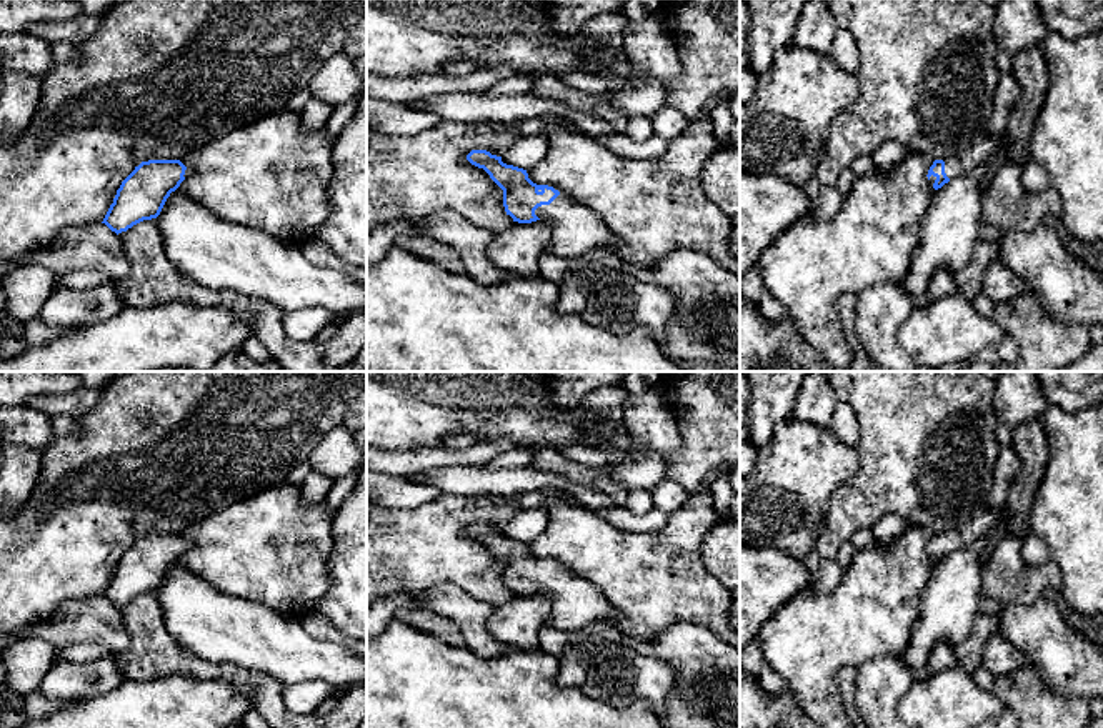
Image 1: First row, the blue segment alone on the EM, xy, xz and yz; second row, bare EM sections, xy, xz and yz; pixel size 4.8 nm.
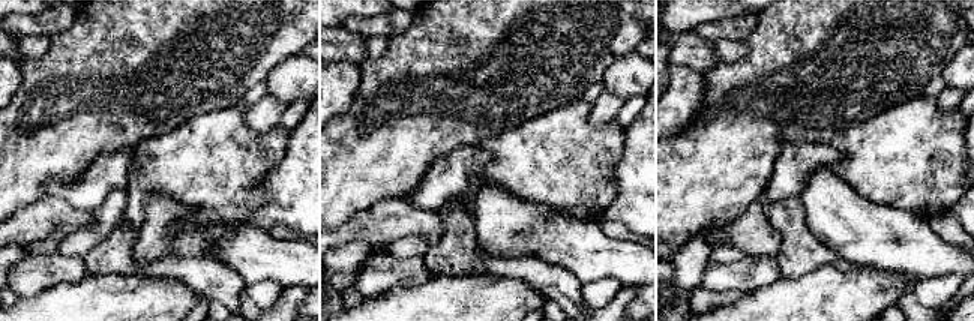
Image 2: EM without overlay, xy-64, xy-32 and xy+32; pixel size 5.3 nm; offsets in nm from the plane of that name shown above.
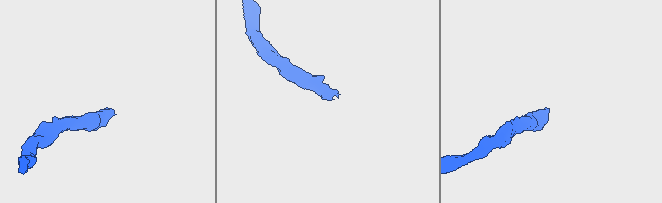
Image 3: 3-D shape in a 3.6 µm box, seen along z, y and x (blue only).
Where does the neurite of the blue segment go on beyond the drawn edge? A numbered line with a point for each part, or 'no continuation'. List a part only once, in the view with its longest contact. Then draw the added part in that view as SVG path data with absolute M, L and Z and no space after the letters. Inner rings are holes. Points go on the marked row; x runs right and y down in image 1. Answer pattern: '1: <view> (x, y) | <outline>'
1: xz (575, 230) | M558 195L550 205L535 210L552 232L548 252L556 258L578 258L591 250L611 250L615 238L588 208Z

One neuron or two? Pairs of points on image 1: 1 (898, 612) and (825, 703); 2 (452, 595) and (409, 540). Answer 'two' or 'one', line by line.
1: one
2: two

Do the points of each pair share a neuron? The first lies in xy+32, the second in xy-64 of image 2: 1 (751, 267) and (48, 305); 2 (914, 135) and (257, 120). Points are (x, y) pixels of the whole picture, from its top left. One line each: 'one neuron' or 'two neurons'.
1: two neurons
2: two neurons

